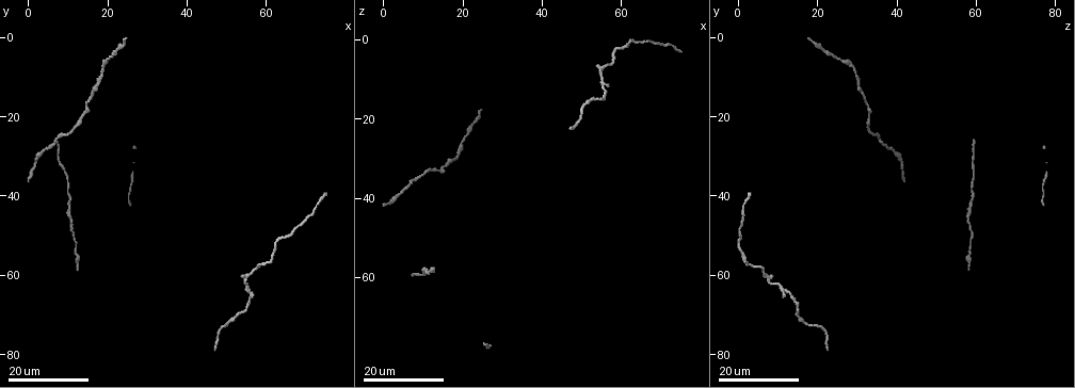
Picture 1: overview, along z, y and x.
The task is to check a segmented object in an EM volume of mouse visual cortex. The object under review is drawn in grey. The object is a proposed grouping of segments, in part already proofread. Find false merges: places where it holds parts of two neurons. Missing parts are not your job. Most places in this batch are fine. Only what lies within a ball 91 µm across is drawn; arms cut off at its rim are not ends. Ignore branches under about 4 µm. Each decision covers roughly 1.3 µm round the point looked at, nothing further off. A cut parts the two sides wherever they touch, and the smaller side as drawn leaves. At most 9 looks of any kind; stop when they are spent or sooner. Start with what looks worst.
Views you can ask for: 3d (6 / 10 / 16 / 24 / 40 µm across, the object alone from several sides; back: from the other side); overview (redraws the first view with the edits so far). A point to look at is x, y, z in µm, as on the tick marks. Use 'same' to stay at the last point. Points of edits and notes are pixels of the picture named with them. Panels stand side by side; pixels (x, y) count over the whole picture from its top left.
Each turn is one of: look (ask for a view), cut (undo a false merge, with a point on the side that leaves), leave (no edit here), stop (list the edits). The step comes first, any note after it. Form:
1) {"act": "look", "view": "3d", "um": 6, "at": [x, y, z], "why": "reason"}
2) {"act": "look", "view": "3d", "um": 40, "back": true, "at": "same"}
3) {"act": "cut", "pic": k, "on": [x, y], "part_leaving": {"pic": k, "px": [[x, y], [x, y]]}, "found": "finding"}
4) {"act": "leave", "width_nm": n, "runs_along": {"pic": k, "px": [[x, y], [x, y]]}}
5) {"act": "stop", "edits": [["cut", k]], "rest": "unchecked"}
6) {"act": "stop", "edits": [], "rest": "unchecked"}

{"act": "look", "view": "3d", "um": 16, "at": [18.0, 10.0, 30.0], "why": "calibre changes"}

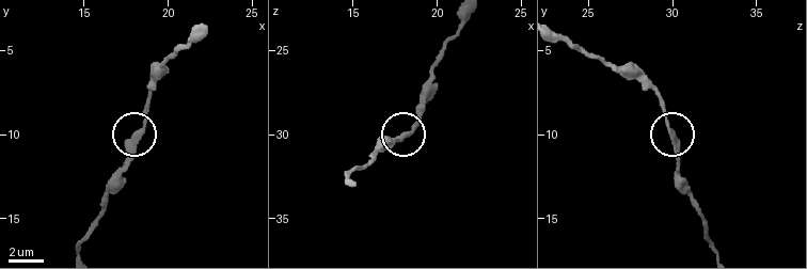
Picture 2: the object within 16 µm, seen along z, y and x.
{"act": "look", "view": "3d", "um": 6, "at": [18.3, 10.0, 29.9]}

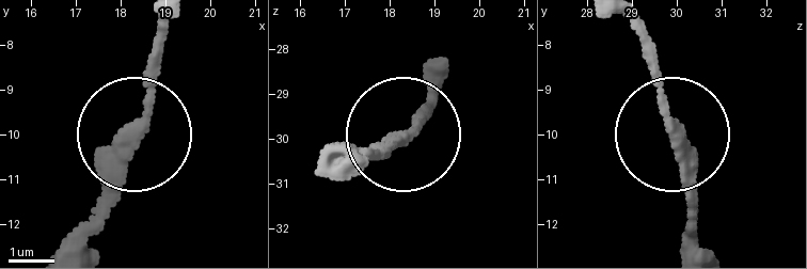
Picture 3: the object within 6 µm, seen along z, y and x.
{"act": "leave", "width_nm": 310, "runs_along": {"pic": 3, "px": [[79, 242], [144, 105], [159, 25]]}, "found": "all the same neuron"}

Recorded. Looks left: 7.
{"act": "look", "view": "3d", "um": 24, "at": [48.5, 74.0, 22.0]}

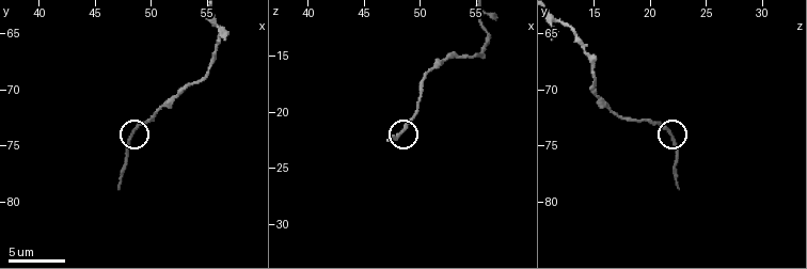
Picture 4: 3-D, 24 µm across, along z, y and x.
{"act": "look", "view": "3d", "um": 6, "at": [48.0, 74.4, 22.2], "why": "zoom in"}

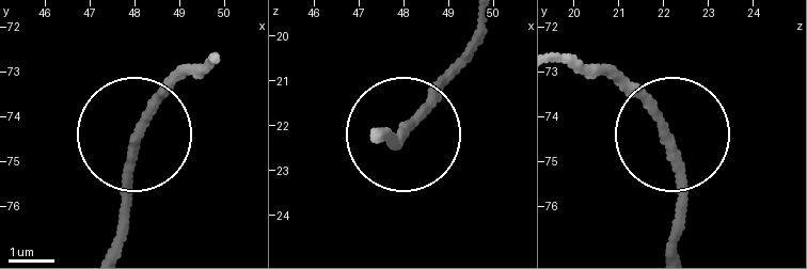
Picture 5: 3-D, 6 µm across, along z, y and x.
{"act": "leave", "width_nm": 200, "found": "one neuron here"}

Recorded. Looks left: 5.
{"act": "look", "view": "3d", "um": 24, "at": [12.0, 22.0, 33.0]}

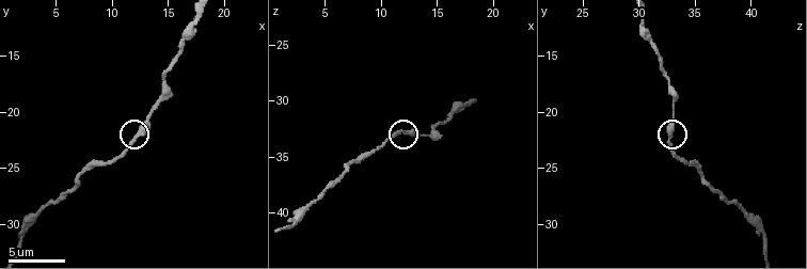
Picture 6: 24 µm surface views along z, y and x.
{"act": "look", "view": "3d", "um": 10, "at": [11.8, 22.6, 32.6]}

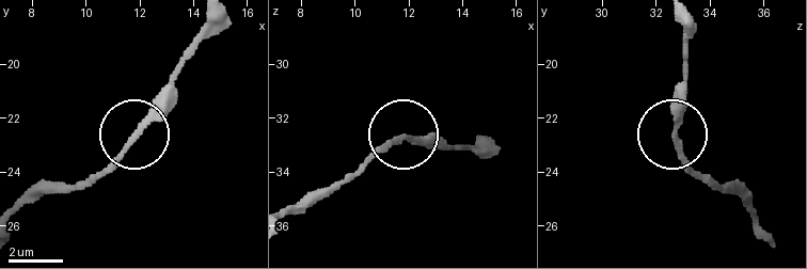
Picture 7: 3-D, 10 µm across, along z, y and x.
{"act": "leave", "found": "all the same neuron"}

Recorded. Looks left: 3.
{"act": "look", "view": "3d", "um": 10, "at": [55.6, 64.0, 12.0], "why": "calibre changes"}

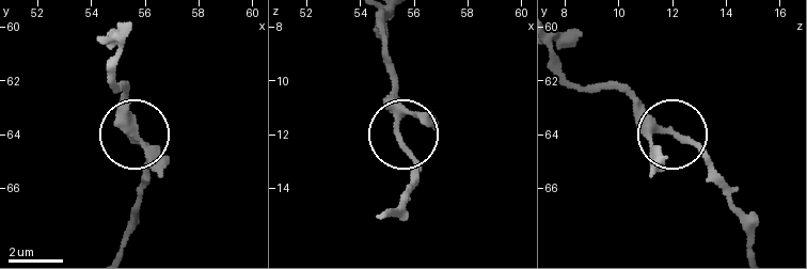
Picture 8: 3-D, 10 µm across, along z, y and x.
{"act": "look", "view": "3d", "um": 6, "at": [55.4, 64.0, 12.1]}

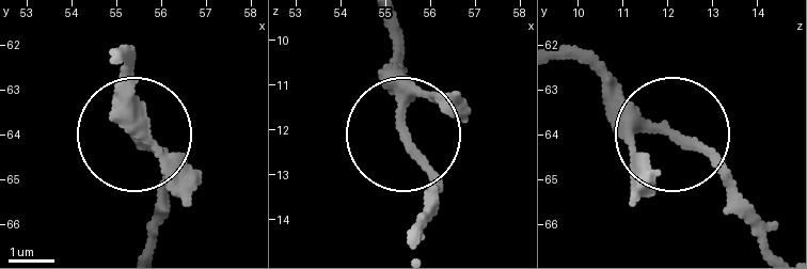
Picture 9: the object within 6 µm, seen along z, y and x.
{"act": "leave", "width_nm": 200, "found": "all the same neuron"}

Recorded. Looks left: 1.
{"act": "stop", "edits": [], "rest": "unchecked"}

